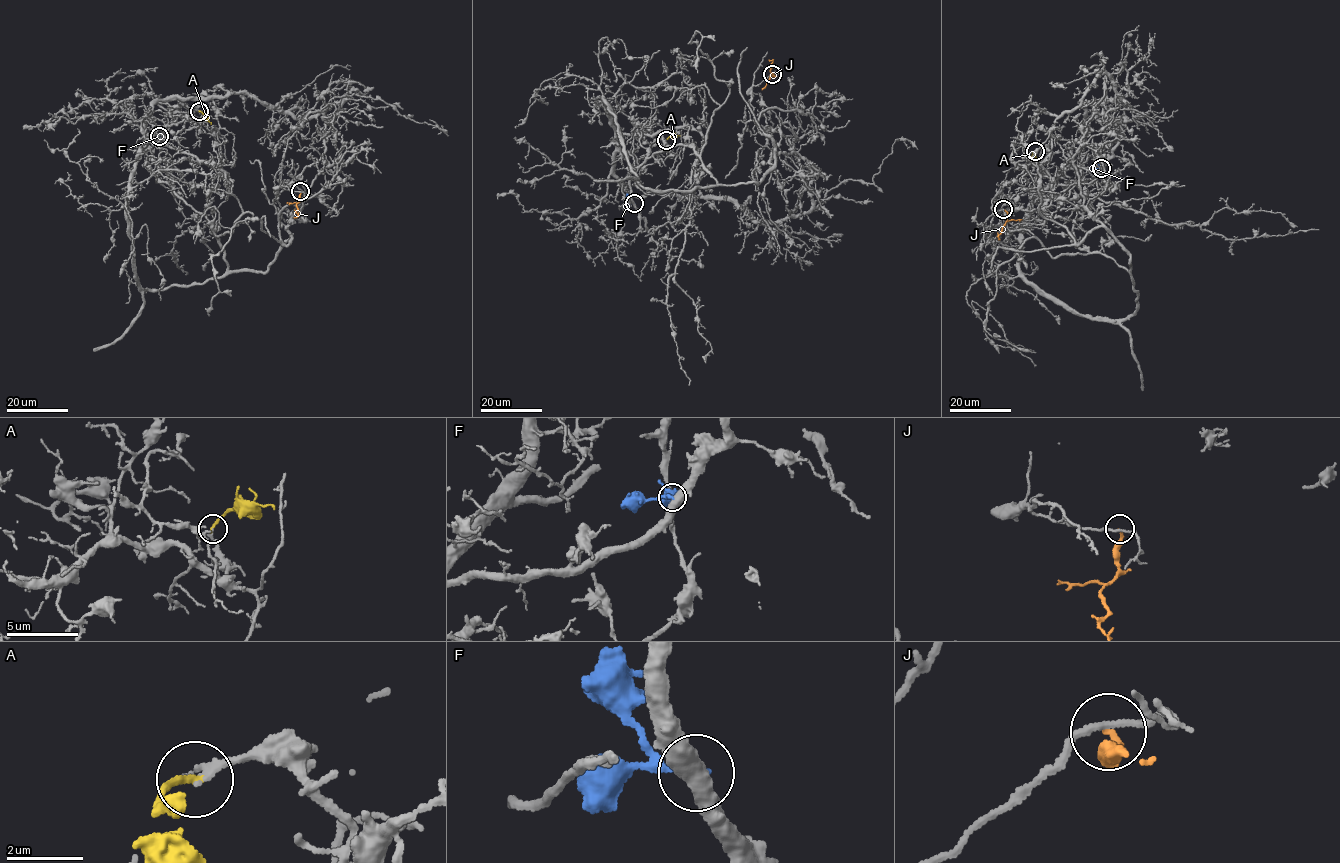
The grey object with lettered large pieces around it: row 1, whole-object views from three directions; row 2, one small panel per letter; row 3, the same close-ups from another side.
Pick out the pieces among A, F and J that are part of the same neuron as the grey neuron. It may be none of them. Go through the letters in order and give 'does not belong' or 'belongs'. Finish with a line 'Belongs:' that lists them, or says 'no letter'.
A: belongs
F: does not belong
J: does not belong
Belongs: A

